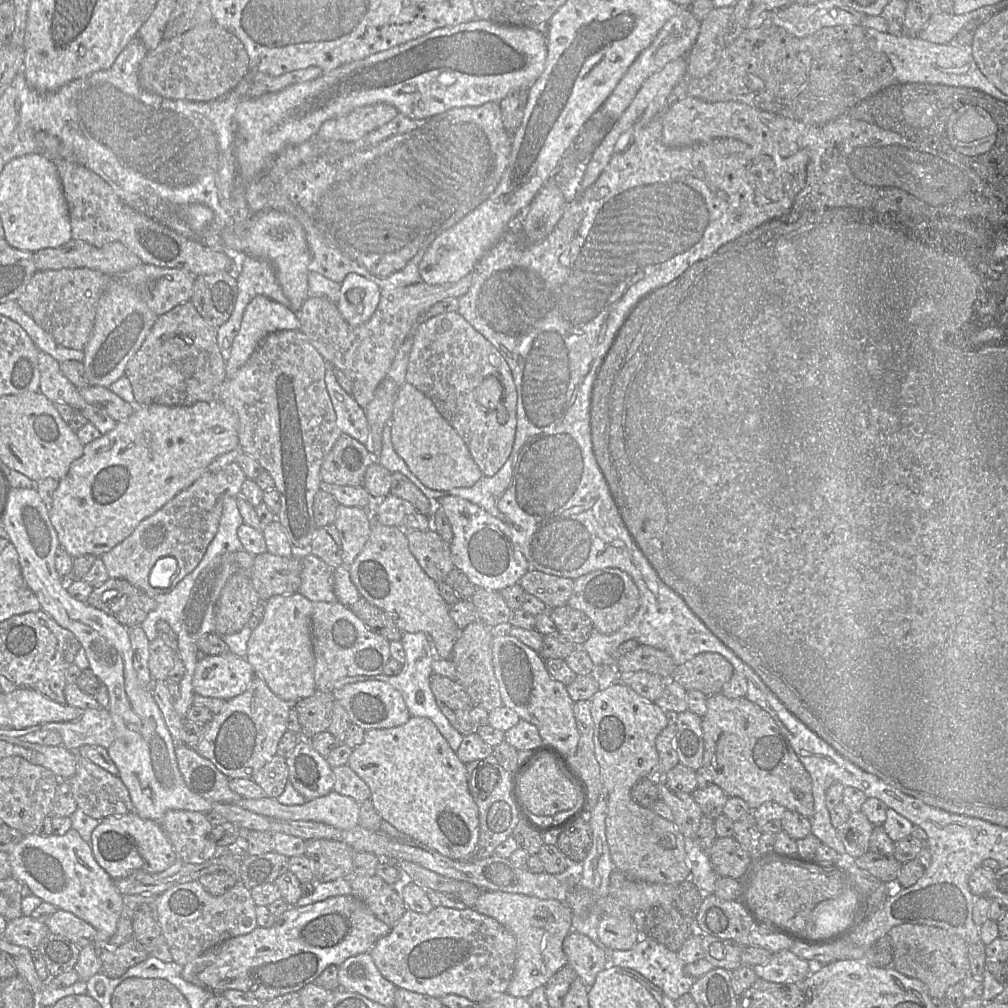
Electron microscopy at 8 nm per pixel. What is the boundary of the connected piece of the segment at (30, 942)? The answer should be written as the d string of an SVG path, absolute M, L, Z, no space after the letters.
M21 916L8 921L2 937L9 943L36 950L50 933L47 925L31 916Z

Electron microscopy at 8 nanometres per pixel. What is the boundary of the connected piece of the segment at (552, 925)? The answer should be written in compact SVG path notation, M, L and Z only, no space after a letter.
M482 891L474 909L494 918L506 927L517 940L515 971L506 993L527 998L534 989L545 986L550 978L568 964L563 941L572 931L570 907L555 899L539 899L533 896L501 891Z

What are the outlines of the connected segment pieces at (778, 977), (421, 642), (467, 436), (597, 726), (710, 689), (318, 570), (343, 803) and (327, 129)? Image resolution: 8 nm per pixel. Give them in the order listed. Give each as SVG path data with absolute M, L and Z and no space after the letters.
M789 949L773 953L767 963L752 968L758 978L774 983L801 983L811 973L810 964Z
M403 632L400 642L405 651L405 662L403 663L401 672L395 676L387 676L383 673L367 675L367 679L362 681L383 681L397 689L405 701L409 714L411 716L427 717L432 720L447 740L452 750L456 753L464 736L450 724L449 720L441 712L430 688L430 675L433 673L431 665L433 660L438 657L436 655L436 647L433 644L431 636L423 632Z
M446 312L420 321L412 338L406 382L432 400L439 413L461 436L483 475L495 475L511 454L517 424L517 391L505 358L458 312Z
M618 681L605 690L599 690L591 698L591 715L594 722L594 750L595 757L600 765L601 779L606 790L606 800L608 813L606 817L606 838L610 850L611 860L614 864L615 871L623 873L628 879L636 881L644 881L652 884L668 884L678 885L683 881L690 879L689 863L686 855L686 837L677 829L671 820L666 820L653 812L650 808L638 804L631 797L632 787L641 779L646 777L656 777L656 769L658 765L658 752L656 749L656 738L668 726L665 712L655 703L646 700L635 692L631 687Z
M703 652L678 665L670 680L686 691L700 691L708 697L720 693L734 672L731 663L721 654Z
M301 554L301 584L298 593L311 602L337 602L333 588L333 570L313 554Z
M331 791L301 805L284 805L277 798L240 798L236 803L251 812L293 821L315 821L349 830L359 825L360 804L353 798Z
M387 103L356 108L345 116L325 121L318 132L319 140L356 141L387 124L397 114L397 109Z

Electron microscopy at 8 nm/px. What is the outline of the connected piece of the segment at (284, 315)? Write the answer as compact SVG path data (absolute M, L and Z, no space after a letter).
M258 295L246 306L230 357L225 363L229 378L248 360L262 340L278 330L300 330L296 312L270 298Z

